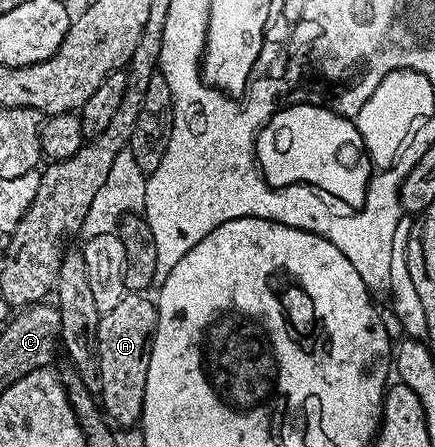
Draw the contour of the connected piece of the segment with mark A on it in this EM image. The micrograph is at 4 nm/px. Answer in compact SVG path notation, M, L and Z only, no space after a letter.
M124 292L121 303L113 311L99 318L99 387L97 390L101 408L119 427L135 427L140 424L145 403L145 379L149 371L151 343L155 326L159 324L159 311L154 300L143 293Z

